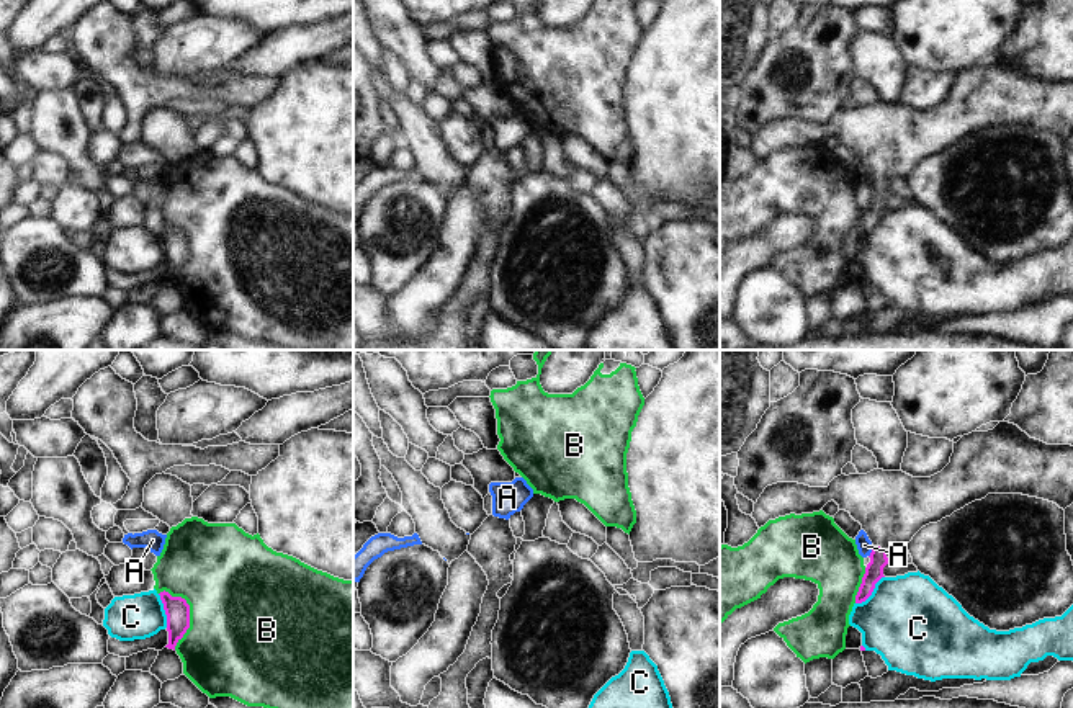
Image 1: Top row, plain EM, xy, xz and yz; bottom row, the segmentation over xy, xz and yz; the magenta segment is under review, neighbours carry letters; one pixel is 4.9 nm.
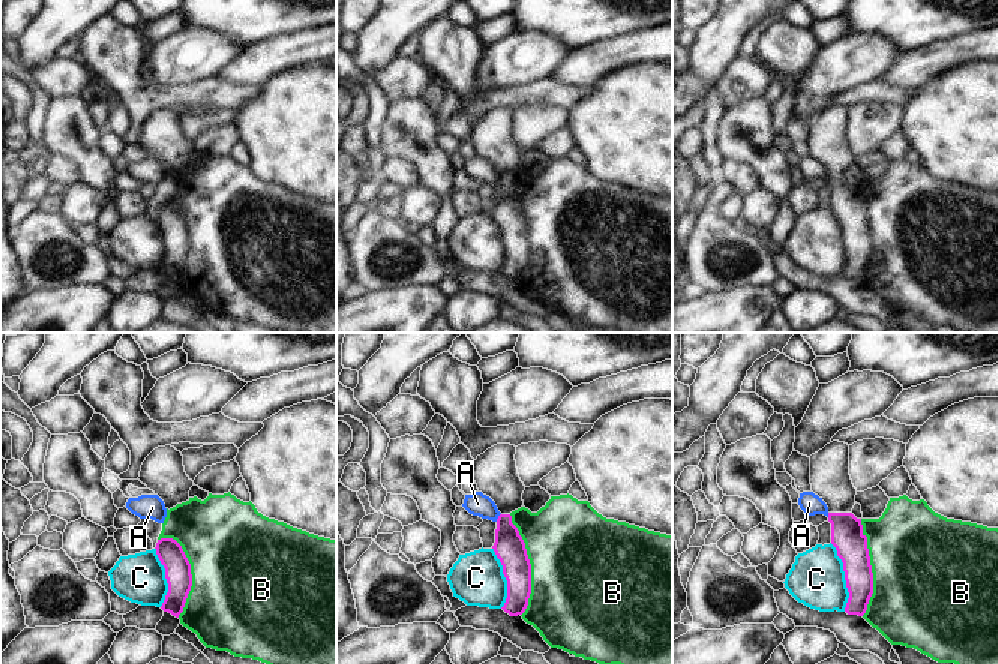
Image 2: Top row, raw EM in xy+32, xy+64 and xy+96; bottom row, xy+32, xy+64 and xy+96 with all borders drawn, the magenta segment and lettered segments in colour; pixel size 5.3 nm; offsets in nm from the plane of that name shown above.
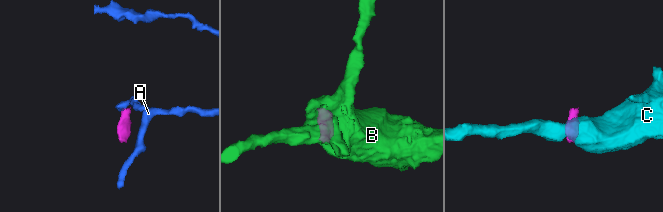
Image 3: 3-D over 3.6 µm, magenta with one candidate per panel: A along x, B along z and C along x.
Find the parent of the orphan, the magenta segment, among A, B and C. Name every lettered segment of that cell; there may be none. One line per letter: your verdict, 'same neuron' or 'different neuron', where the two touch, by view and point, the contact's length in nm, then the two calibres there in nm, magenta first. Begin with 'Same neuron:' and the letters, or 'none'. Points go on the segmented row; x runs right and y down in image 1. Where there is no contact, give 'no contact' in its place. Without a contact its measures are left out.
Same neuron: none
A: different neuron; contact yz (872, 551); length 70 nm; calibres 90 and 80 nm
B: different neuron; contact xy (188, 615); length 300 nm; calibres 120 and 500 nm
C: different neuron; contact yz (872, 591); length 200 nm; calibres 90 and 440 nm

